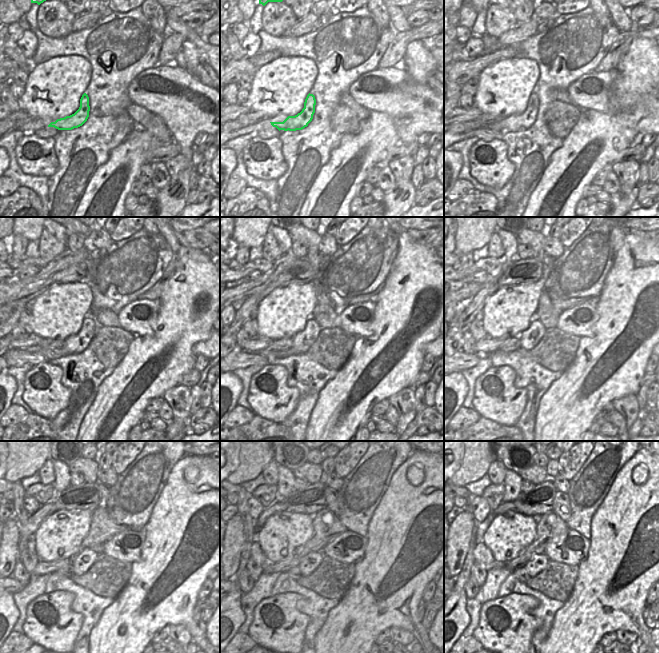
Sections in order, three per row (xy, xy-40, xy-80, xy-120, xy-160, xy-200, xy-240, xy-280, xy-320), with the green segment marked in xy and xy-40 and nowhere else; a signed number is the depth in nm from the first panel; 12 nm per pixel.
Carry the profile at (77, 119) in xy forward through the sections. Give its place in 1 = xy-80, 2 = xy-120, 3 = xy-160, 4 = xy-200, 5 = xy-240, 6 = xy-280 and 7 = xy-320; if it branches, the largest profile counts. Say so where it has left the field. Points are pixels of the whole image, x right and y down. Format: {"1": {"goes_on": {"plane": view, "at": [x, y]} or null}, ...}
{"1": {"goes_on": {"plane": "xy-80", "at": [514, 123]}}, "2": {"goes_on": {"plane": "xy-120", "at": [75, 344]}}, "3": {"goes_on": {"plane": "xy-160", "at": [302, 341]}}, "4": {"goes_on": {"plane": "xy-200", "at": [529, 338]}}, "5": {"goes_on": {"plane": "xy-240", "at": [83, 561]}}, "6": {"goes_on": {"plane": "xy-280", "at": [308, 563]}}, "7": {"goes_on": {"plane": "xy-320", "at": [537, 562]}}}

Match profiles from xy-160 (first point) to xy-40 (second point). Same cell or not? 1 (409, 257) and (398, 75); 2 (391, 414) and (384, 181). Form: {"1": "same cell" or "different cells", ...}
{"1": "different cells", "2": "same cell"}

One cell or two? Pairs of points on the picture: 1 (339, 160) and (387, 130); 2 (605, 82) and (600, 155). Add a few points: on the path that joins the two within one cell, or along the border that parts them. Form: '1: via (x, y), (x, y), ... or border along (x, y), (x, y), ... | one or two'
1: via (351, 154), (375, 134) | one
2: border along (582, 109), (594, 109), (604, 113), (617, 111) | two

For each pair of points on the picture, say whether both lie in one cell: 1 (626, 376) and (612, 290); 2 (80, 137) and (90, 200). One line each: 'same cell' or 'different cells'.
1: same cell
2: different cells

